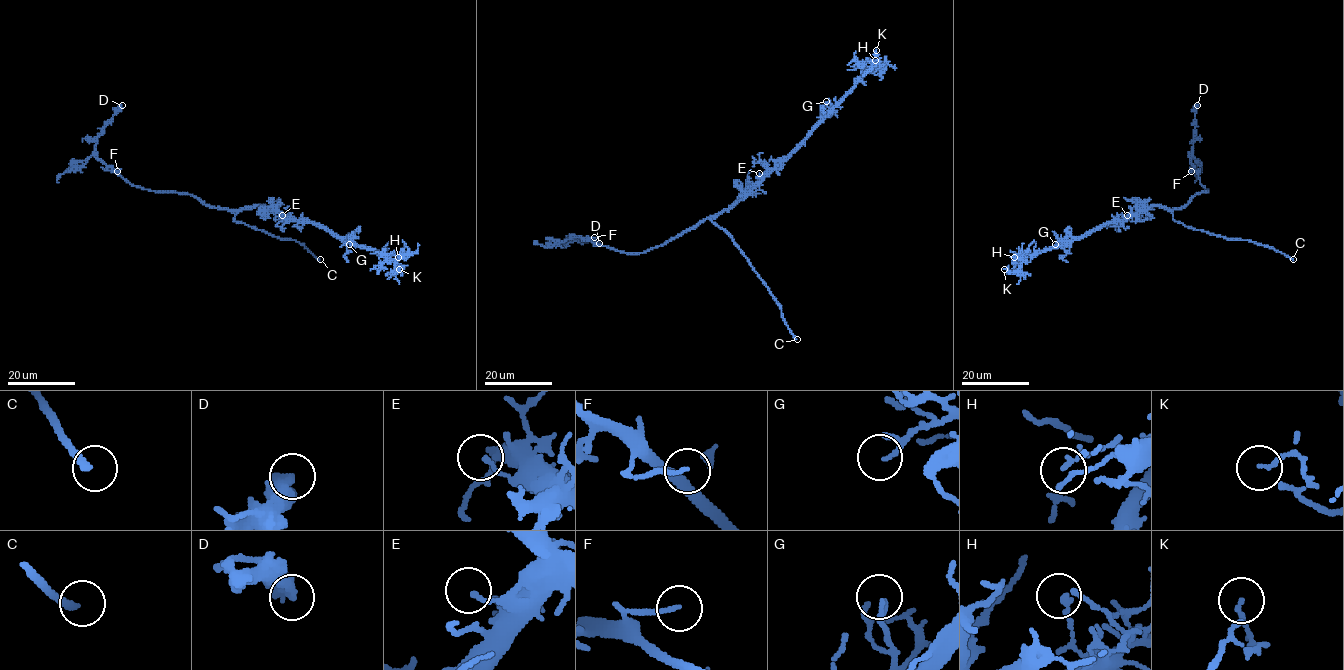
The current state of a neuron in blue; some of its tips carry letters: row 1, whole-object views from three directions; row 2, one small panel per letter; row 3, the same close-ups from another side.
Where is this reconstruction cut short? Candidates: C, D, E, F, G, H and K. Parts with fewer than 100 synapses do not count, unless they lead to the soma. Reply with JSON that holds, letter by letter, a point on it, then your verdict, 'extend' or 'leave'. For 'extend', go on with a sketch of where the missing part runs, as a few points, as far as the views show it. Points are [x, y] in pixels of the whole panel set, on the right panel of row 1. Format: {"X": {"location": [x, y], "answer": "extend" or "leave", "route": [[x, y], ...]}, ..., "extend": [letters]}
{"C": {"location": [1293, 259], "answer": "extend", "route": [[1293, 259], [1302, 263], [1330, 265]]}, "D": {"location": [1197, 105], "answer": "leave"}, "E": {"location": [1127, 215], "answer": "leave"}, "F": {"location": [1191, 171], "answer": "leave"}, "G": {"location": [1055, 244], "answer": "leave"}, "H": {"location": [1014, 257], "answer": "leave"}, "K": {"location": [1004, 269], "answer": "leave"}, "extend": ["C"]}

